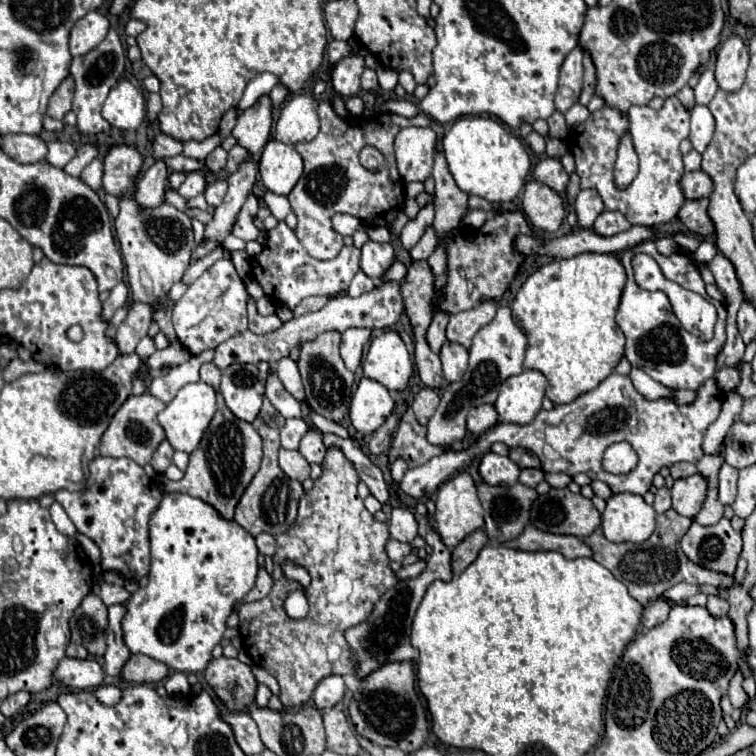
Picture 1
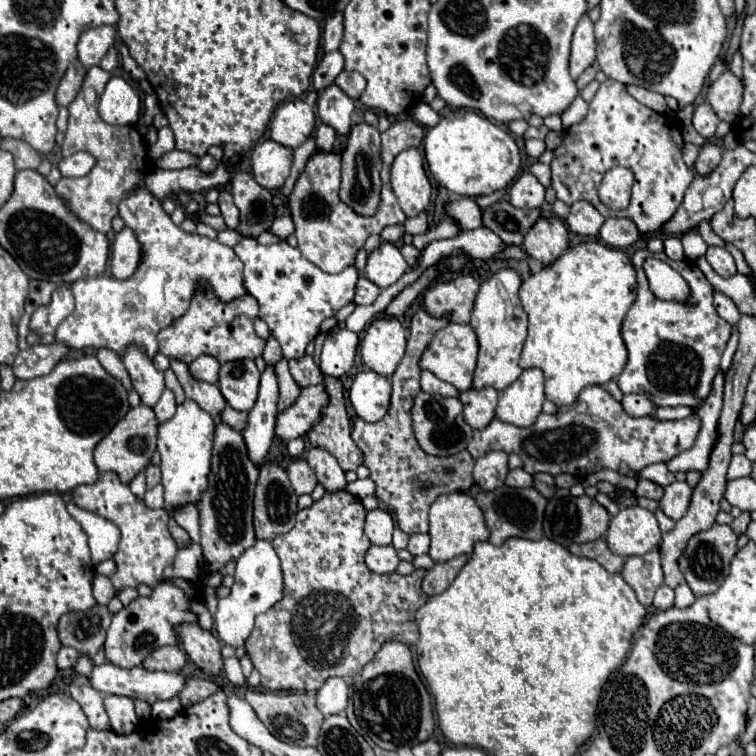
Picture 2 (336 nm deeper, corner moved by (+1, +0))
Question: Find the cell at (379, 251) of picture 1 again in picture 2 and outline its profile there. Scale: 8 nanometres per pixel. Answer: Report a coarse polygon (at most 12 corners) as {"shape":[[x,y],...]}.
{"shape":[[382,242],[364,268],[378,288],[400,280],[408,264],[396,244]]}

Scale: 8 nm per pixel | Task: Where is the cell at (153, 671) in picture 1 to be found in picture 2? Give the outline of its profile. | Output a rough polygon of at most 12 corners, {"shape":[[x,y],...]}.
{"shape":[[162,646],[142,662],[146,670],[178,672],[186,654]]}

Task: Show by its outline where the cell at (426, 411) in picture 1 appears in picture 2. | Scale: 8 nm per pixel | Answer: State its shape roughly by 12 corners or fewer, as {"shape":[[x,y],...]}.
{"shape":[[420,392],[414,434],[432,456],[466,450],[472,428],[458,398]]}

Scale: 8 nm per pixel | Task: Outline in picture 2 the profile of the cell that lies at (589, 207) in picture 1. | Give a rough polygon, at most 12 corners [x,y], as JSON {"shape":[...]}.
{"shape":[[590,202],[572,204],[568,230],[596,236],[604,216]]}

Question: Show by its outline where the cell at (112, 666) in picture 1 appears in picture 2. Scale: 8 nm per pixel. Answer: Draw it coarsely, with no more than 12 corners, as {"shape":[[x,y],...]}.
{"shape":[[108,694],[104,706],[116,734],[138,728],[132,698]]}

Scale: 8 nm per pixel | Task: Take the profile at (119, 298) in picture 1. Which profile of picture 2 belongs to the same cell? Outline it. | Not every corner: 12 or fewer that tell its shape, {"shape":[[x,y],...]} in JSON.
{"shape":[[34,344],[14,360],[16,378],[48,374],[68,356],[66,344]]}

